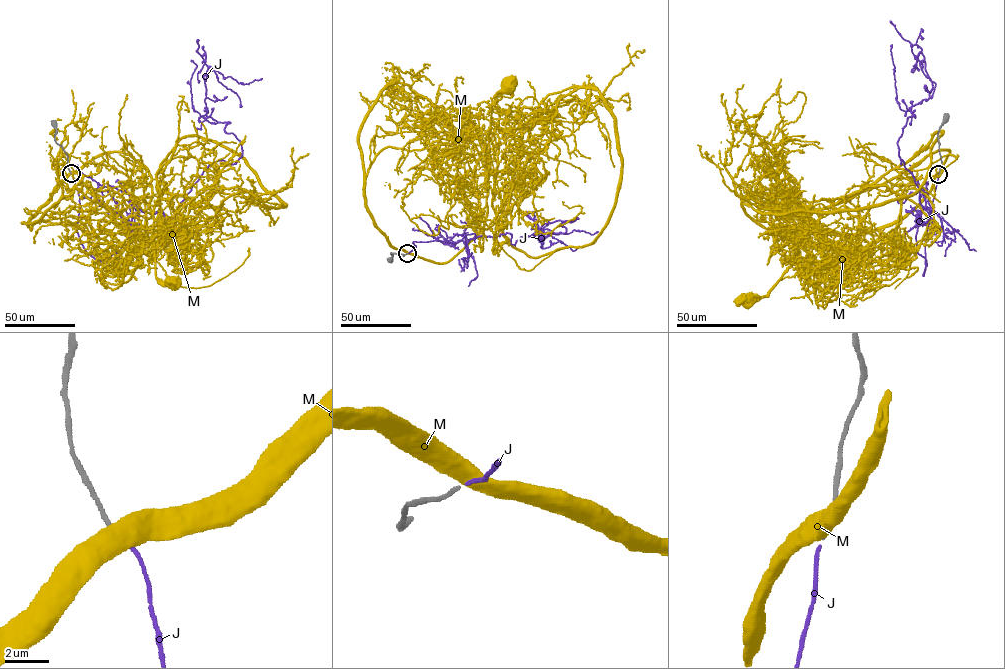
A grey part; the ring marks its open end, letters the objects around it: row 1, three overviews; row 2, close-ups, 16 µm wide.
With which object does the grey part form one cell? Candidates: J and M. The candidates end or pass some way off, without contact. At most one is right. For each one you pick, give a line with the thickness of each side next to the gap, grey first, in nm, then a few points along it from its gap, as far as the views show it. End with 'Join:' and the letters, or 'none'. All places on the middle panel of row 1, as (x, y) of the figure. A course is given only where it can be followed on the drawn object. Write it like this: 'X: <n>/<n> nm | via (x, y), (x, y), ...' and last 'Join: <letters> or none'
J: 190/150 nm | via (407, 253), (474, 233), (515, 245), (577, 218), (542, 229), (540, 247), (598, 231)
Join: J

